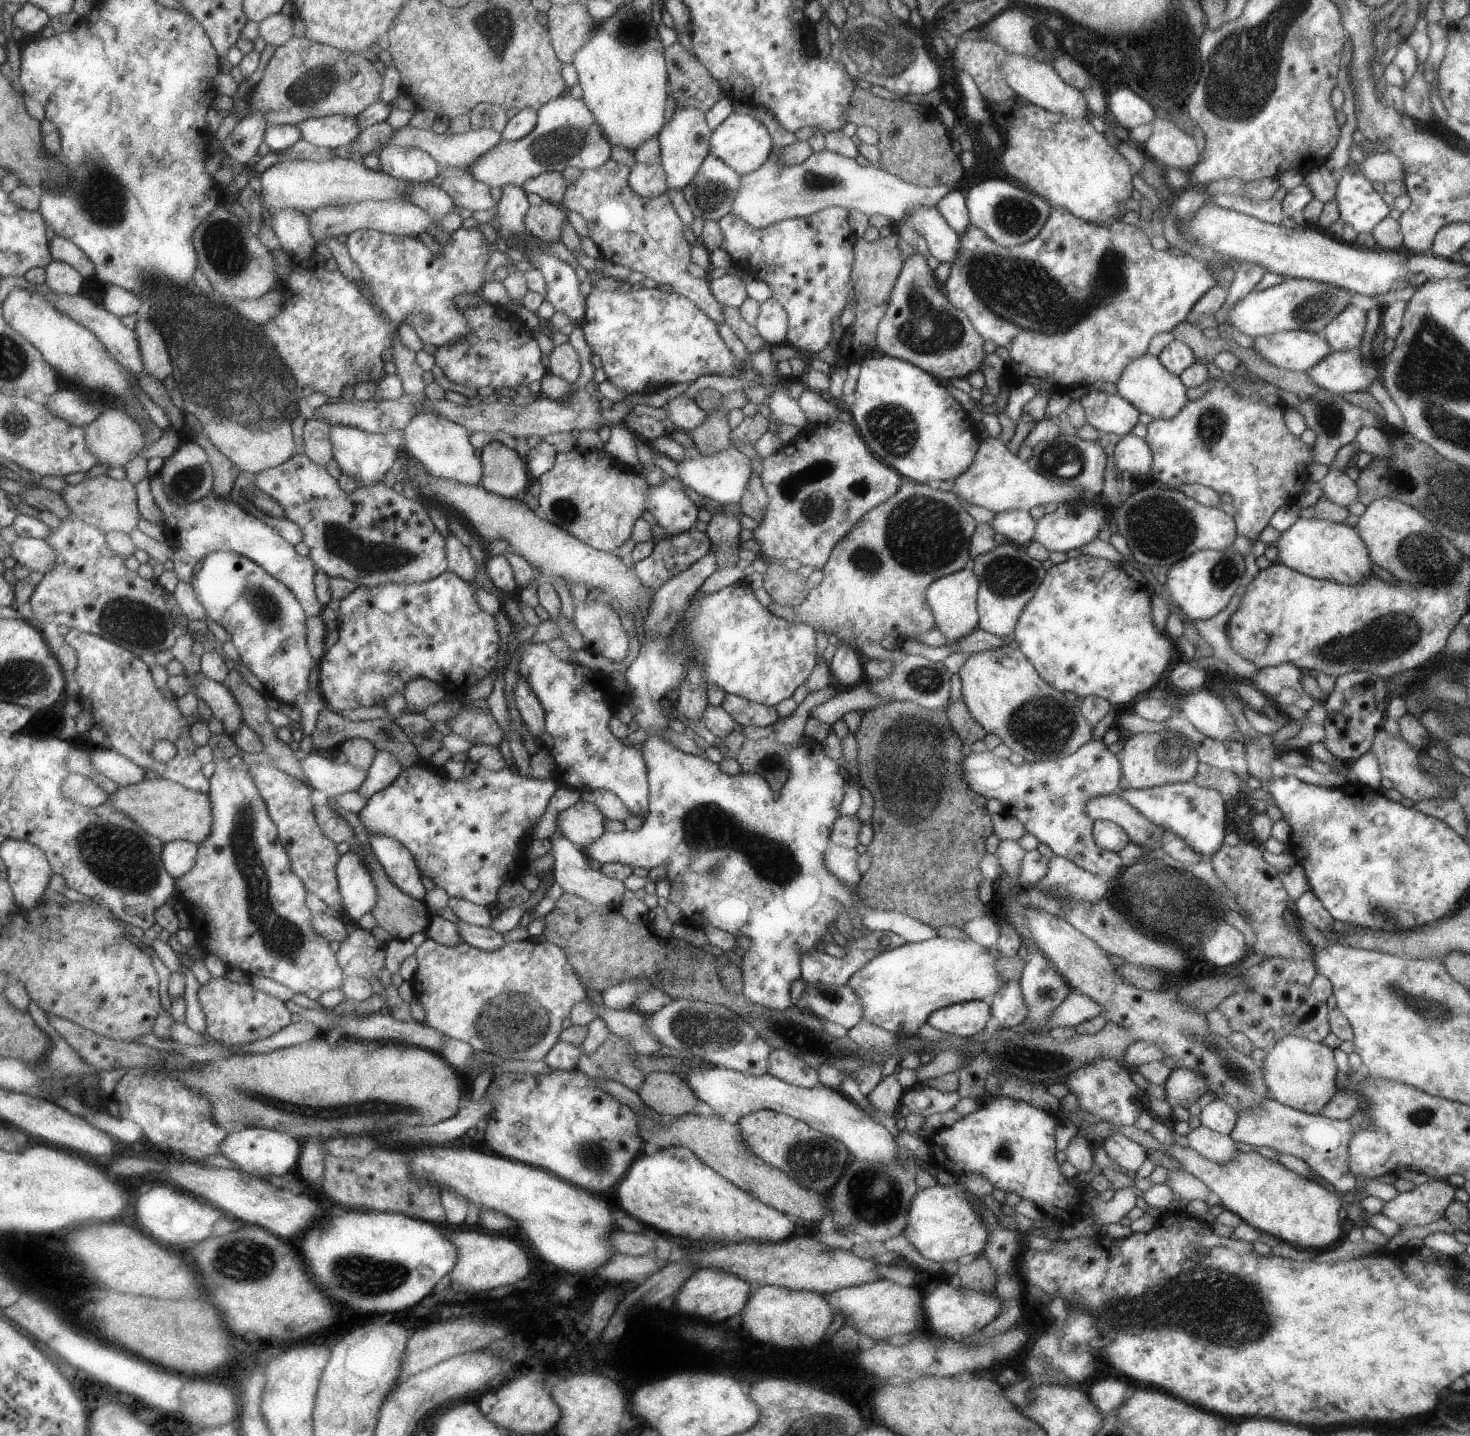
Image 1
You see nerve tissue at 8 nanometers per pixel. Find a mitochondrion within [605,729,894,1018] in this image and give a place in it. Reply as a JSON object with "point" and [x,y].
{"point":[707,826]}

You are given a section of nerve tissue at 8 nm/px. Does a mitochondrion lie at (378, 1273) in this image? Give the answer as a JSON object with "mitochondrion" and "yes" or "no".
{"mitochondrion":"yes"}

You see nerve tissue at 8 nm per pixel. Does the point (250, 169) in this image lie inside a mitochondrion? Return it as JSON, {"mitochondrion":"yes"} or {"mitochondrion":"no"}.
{"mitochondrion":"no"}

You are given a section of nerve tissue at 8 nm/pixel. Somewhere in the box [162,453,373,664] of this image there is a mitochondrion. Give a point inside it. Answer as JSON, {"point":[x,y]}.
{"point":[266,607]}

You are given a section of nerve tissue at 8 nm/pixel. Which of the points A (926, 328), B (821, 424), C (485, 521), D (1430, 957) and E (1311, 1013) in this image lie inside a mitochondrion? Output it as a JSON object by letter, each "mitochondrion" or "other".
{"A":"mitochondrion","B":"other","C":"other","D":"other","E":"other"}

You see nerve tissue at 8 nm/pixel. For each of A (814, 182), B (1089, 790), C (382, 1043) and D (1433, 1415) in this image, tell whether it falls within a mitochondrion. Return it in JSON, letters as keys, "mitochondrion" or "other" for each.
{"A":"mitochondrion","B":"other","C":"other","D":"other"}

